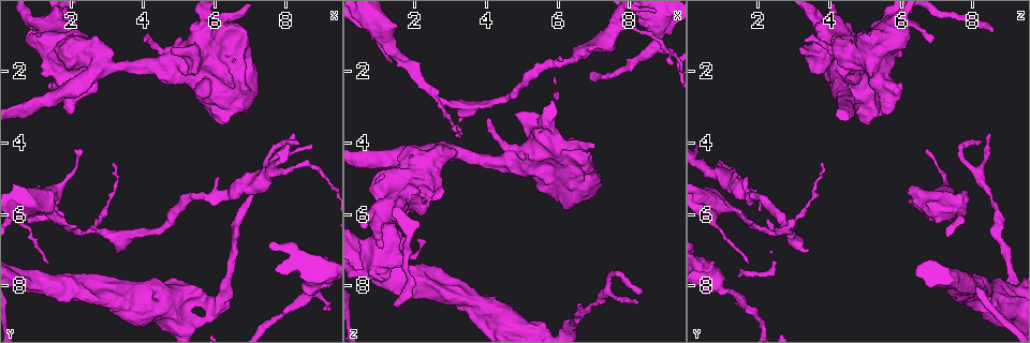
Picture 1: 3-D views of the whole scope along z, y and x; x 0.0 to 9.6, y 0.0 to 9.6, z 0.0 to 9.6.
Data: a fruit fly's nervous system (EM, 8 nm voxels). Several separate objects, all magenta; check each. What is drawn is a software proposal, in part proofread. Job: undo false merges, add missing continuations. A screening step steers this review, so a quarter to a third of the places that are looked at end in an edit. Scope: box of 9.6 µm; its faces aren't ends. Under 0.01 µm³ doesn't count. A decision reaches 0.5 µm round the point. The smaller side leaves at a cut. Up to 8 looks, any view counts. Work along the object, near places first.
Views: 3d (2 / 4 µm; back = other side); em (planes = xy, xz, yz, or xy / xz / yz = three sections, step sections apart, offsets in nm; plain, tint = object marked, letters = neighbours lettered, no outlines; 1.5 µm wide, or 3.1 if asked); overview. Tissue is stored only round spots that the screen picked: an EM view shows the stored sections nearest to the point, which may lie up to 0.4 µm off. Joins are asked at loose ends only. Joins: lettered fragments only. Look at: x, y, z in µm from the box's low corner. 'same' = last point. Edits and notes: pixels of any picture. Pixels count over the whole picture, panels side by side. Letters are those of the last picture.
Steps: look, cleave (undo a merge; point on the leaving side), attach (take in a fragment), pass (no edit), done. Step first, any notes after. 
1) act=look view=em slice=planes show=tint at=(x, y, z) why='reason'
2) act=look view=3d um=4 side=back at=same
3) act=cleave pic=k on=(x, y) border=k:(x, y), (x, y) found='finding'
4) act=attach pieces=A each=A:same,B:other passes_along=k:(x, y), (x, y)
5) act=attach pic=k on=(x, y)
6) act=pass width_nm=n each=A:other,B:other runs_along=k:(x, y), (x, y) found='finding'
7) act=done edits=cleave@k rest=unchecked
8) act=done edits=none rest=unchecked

act=look view=3d um=2 at=(1.10, 5.40, 7.85) why='an open end'

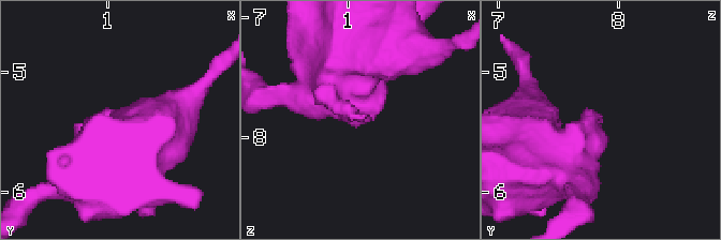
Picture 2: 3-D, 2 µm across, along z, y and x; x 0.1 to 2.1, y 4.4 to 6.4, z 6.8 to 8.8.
act=look view=em slice=planes show=letters at=(1.12, 5.36, 7.84) why='shape alone is not enough'

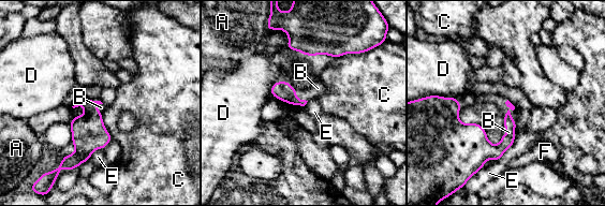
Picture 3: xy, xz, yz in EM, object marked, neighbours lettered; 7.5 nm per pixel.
act=attach pieces=B each=A:other,B:same,C:other,D:other,E:other,F:other passes_along=3:(282, 90), (294, 89), (318, 88) found='the neuron continues'

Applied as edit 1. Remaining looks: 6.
act=look view=3d um=4 at=(8.80, 8.15, 1.20) why='thick turns thin'

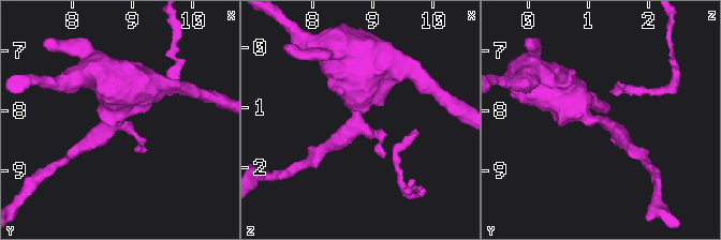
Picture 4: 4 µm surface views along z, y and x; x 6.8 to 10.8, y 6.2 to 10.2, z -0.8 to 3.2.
act=look view=em slice=planes show=letters at=(8.75, 8.20, 1.20) why='now the EM'

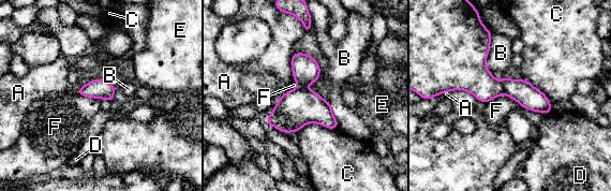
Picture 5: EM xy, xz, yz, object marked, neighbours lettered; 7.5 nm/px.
act=cleave pic=5 on=(530, 98) longest_contact=C:320nm each=A:other,B:other,C:other,D:other,E:other,F:other border=5:(500, 82), (504, 93) found='a second neuron is stuck on'

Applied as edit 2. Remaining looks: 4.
act=look view=em slice=xz step=8 show=tint at=(5.00, 1.05, 4.40) why='stops while still wide'

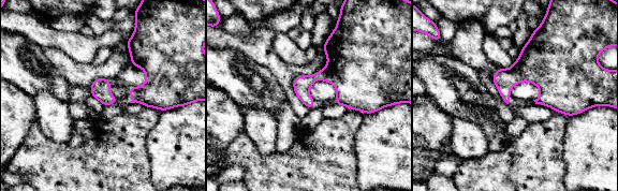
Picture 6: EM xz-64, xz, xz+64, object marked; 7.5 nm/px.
act=look view=em slice=planes show=letters at=same why='cut it another way'

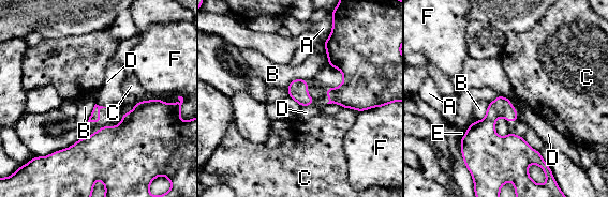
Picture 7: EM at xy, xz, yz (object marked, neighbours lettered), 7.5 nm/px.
act=pass longest_contact=B:170nm each=A:other,B:other,C:other,D:other,E:other,F:other found='no lettered fragment goes on from it'

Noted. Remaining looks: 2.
act=done edits=attach@3,cleave@5 rest=unchecked

